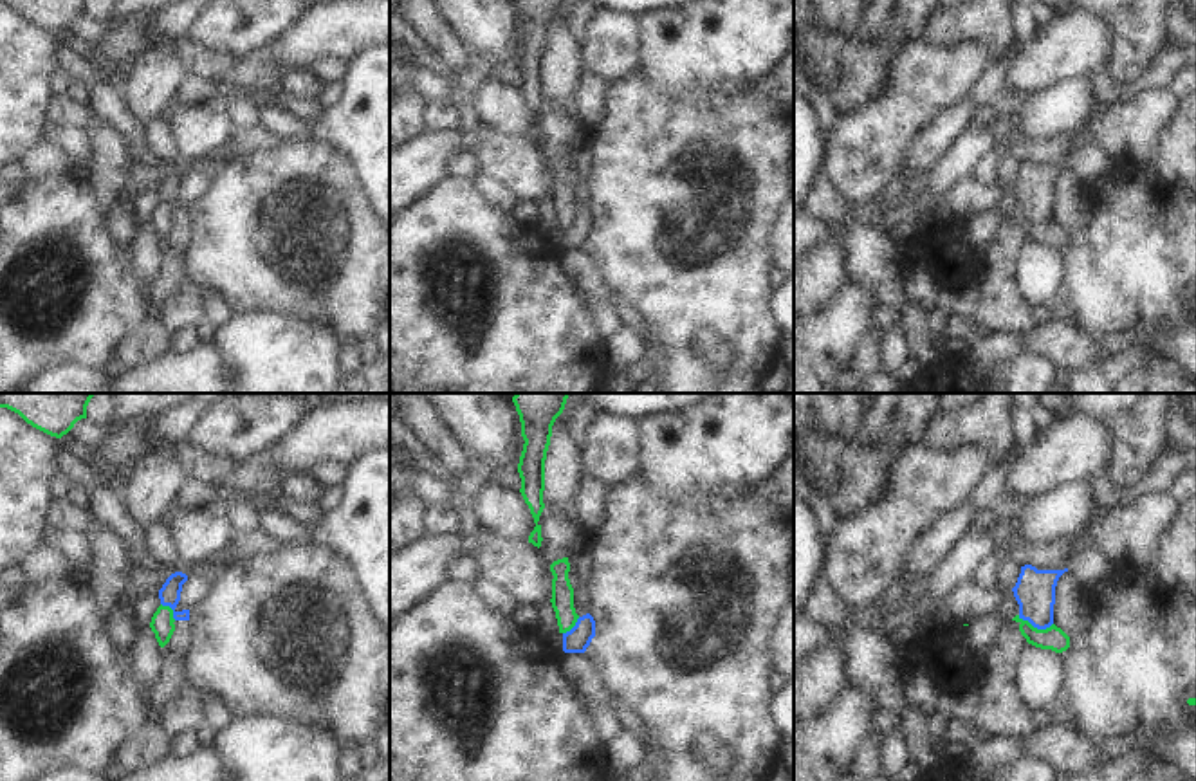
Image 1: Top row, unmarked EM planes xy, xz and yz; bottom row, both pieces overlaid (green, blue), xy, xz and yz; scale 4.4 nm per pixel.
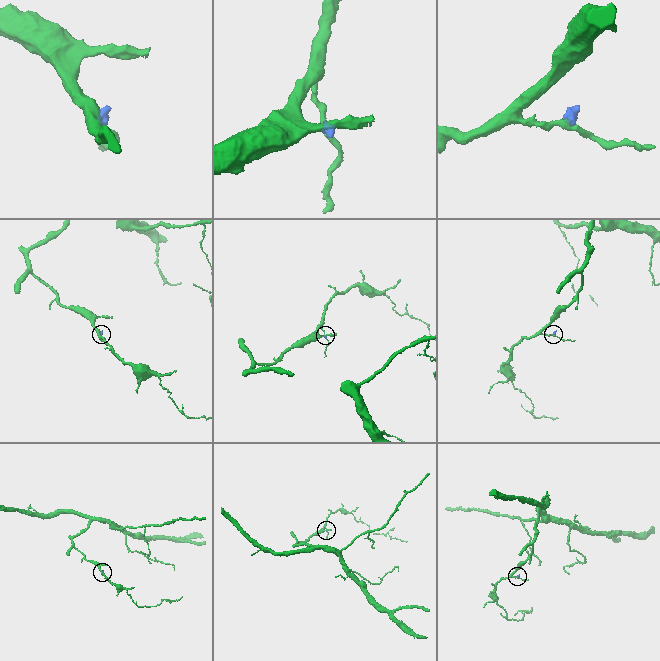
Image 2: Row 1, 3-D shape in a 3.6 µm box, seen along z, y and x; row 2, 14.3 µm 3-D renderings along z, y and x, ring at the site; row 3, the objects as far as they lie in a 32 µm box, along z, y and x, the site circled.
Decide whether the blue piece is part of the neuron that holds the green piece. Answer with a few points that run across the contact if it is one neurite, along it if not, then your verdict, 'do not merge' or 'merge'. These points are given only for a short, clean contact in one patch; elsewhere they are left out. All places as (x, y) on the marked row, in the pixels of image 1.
line yz (1018, 615), (1038, 628), (1052, 624); do not merge

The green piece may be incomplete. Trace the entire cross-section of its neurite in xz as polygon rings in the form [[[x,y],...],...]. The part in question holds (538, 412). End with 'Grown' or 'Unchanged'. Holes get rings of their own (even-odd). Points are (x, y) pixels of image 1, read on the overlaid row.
[[[516,393],[512,402],[520,415],[521,436],[525,440],[518,464],[521,478],[521,496],[534,518],[534,530],[529,536],[529,543],[541,547],[541,525],[539,516],[545,509],[545,460],[550,446],[552,426],[563,413],[570,393]]]. Unchanged.

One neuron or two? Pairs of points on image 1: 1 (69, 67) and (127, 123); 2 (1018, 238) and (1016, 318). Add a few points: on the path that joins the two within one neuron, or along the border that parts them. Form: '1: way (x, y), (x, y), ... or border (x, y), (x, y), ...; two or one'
1: way (85, 76), (110, 107); one
2: way (1003, 258), (1003, 298); one

